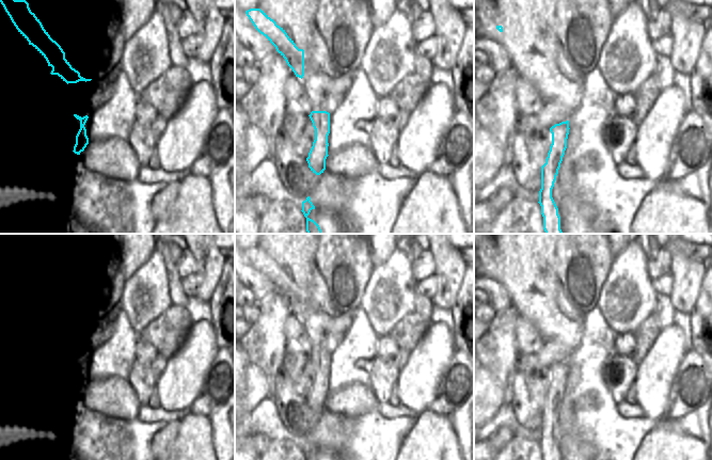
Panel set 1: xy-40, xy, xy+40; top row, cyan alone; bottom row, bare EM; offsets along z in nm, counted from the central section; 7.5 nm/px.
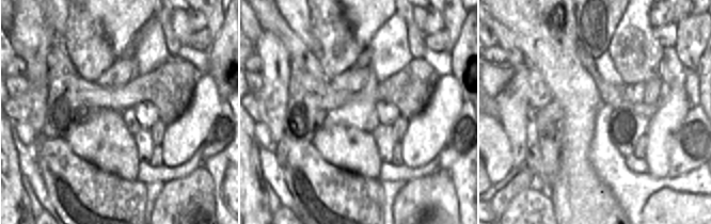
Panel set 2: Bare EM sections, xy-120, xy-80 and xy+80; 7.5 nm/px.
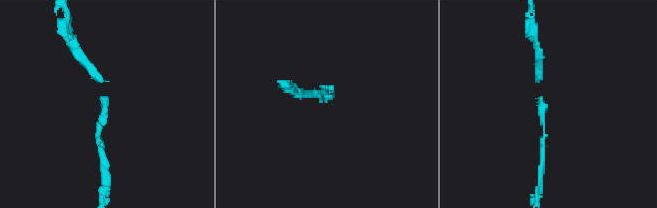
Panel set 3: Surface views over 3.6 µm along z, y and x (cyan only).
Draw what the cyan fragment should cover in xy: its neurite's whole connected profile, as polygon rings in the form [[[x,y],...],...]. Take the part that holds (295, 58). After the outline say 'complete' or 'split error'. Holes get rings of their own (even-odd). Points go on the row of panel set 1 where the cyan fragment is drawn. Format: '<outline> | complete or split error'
[[[250,9],[246,11],[246,14],[255,29],[263,34],[285,59],[296,77],[302,79],[304,76],[304,50],[299,49],[285,30],[278,26],[276,22],[260,9]]] | complete

